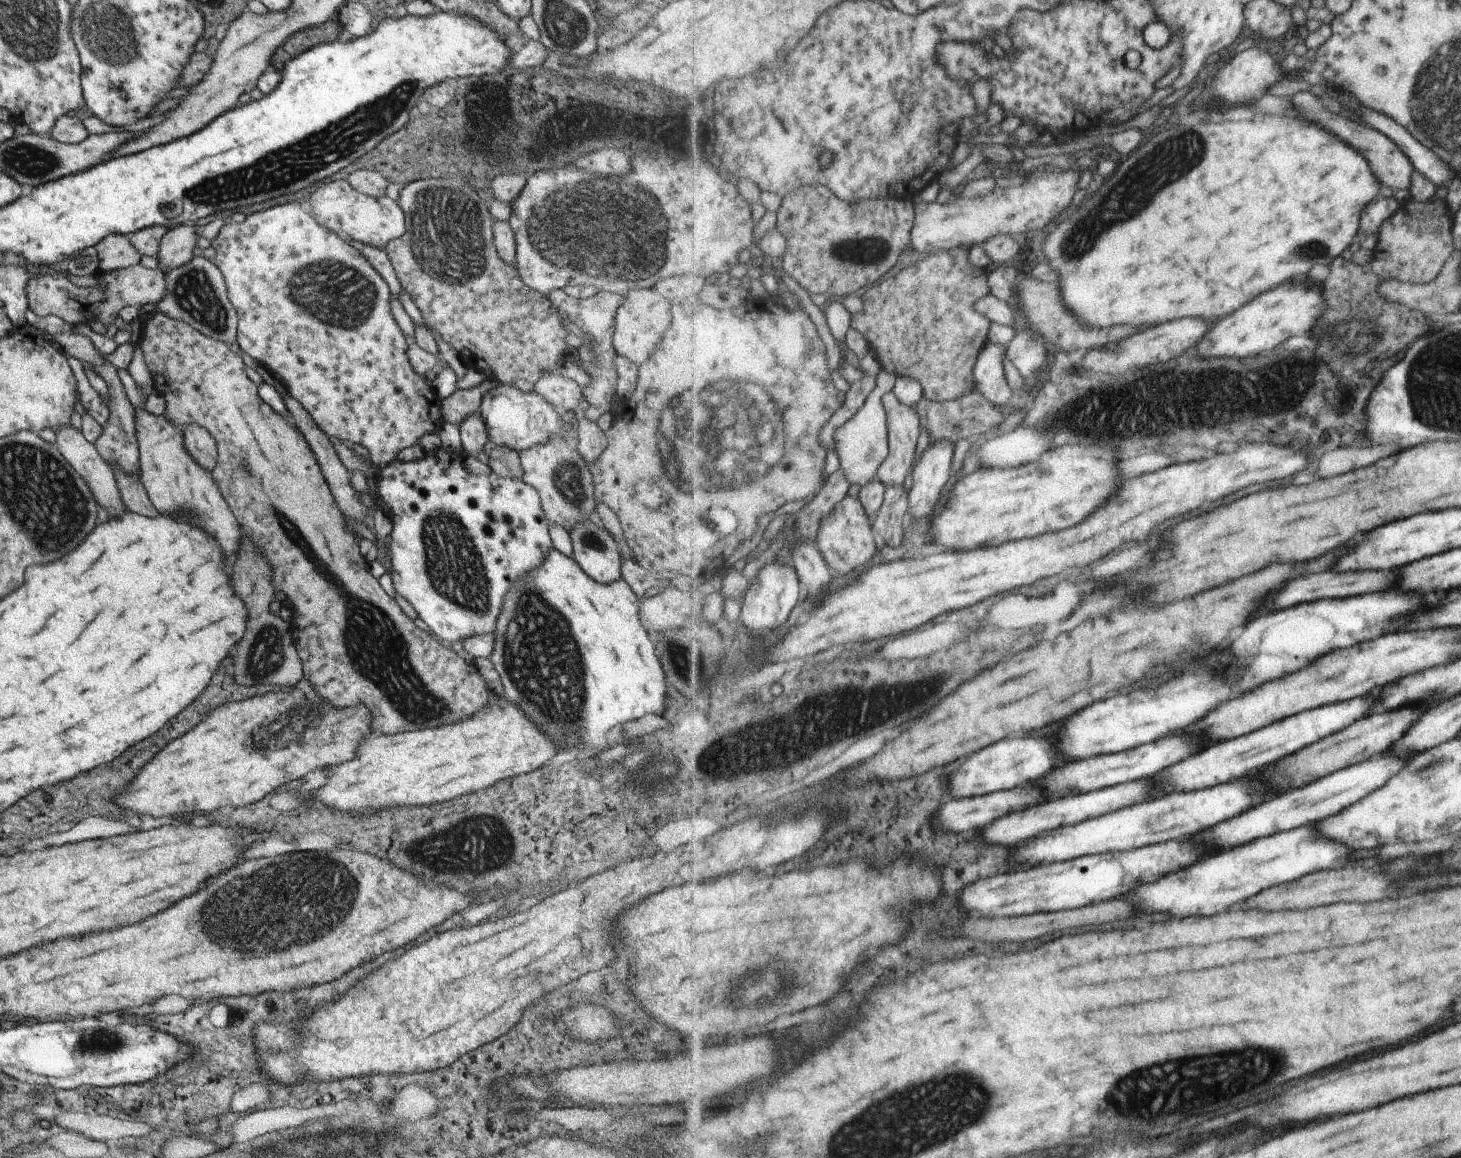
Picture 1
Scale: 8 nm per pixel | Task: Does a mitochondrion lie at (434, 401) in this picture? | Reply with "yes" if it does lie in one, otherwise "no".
no

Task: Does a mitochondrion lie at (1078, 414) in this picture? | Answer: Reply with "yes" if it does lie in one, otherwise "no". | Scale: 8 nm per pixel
yes

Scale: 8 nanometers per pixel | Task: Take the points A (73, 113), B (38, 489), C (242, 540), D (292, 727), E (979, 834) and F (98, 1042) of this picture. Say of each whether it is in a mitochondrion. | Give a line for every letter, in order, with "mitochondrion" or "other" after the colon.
A: other
B: mitochondrion
C: other
D: mitochondrion
E: other
F: mitochondrion

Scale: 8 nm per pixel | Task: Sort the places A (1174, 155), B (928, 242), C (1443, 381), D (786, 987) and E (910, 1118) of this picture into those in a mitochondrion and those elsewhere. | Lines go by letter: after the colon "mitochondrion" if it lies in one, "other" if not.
A: mitochondrion
B: other
C: mitochondrion
D: mitochondrion
E: mitochondrion

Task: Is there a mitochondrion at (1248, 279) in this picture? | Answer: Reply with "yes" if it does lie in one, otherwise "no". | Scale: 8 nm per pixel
no

